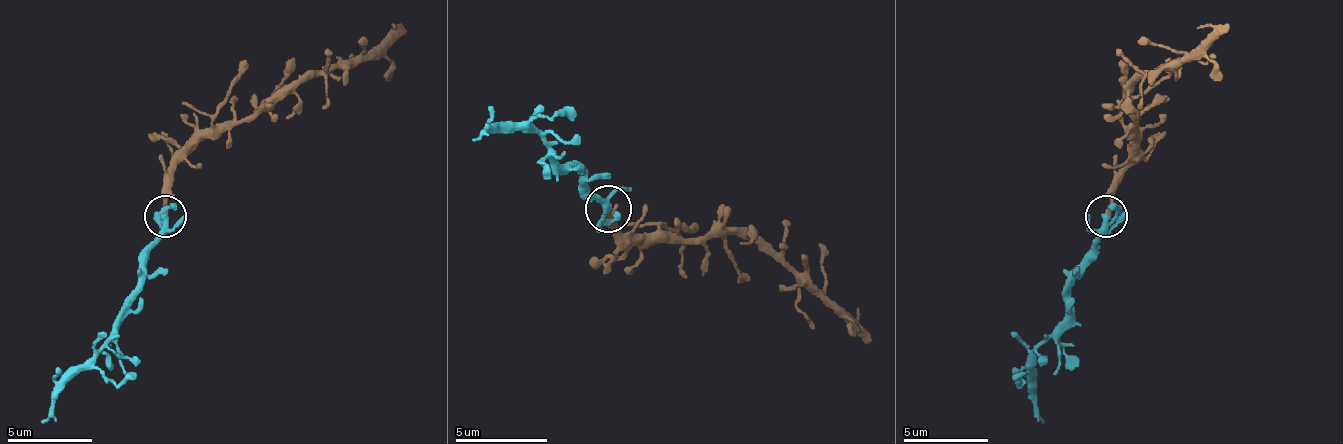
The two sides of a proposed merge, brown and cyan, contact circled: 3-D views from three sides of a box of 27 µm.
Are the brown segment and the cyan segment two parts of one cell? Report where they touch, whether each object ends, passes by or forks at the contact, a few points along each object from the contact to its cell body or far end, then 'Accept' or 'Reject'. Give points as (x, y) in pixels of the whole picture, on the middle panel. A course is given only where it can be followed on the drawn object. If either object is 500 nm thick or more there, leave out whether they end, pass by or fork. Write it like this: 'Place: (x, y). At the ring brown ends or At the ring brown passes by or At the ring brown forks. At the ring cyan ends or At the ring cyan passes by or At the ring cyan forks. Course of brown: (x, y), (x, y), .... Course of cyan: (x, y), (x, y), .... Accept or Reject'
Place: (608, 208). At the ring brown ends. At the ring cyan forks. Course of brown: (609, 210), (609, 219), (637, 237), (748, 233), (794, 270), (868, 344). Course of cyan: (609, 210), (572, 168), (563, 168), (535, 131), (484, 131), (470, 140). Accept

